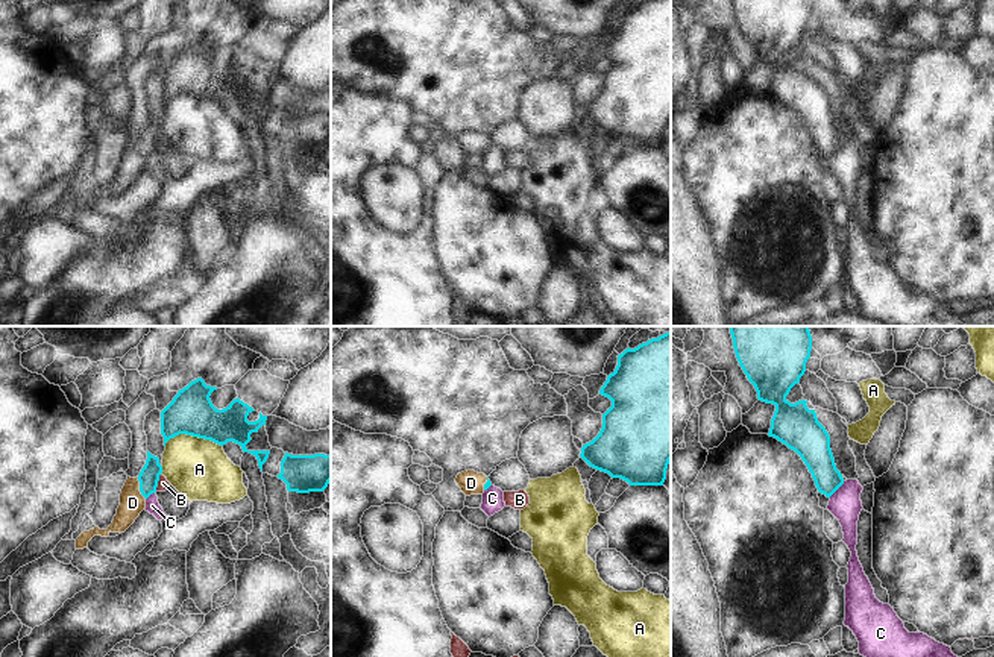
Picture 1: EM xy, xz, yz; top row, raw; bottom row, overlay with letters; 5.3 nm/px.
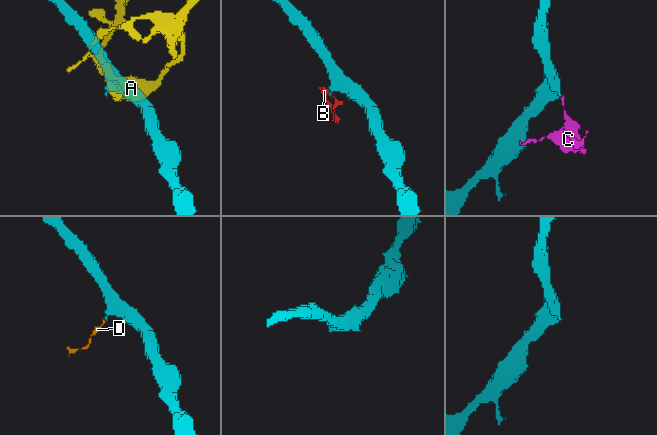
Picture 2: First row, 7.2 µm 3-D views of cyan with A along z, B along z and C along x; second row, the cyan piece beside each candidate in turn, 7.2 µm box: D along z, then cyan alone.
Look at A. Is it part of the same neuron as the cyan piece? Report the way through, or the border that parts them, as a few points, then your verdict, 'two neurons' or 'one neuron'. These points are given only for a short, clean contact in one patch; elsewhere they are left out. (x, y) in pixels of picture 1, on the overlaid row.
border along xy (164, 443), (179, 434), (191, 434), (210, 439), (222, 446); two neurons

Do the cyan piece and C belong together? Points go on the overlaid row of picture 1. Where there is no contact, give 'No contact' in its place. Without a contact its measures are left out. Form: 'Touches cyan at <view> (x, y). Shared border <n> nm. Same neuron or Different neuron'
Touches cyan at yz (836, 489). Shared border 120 nm. Different neuron.

